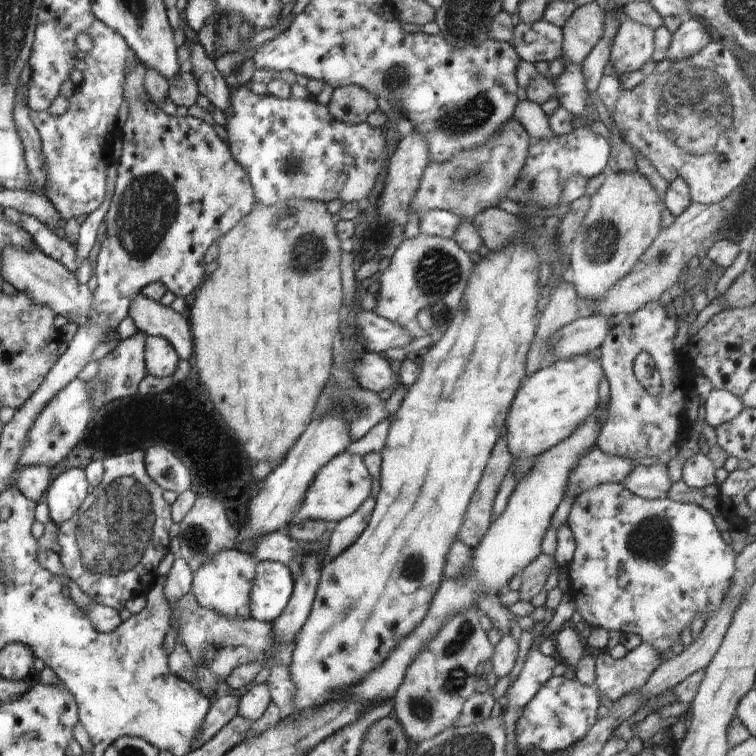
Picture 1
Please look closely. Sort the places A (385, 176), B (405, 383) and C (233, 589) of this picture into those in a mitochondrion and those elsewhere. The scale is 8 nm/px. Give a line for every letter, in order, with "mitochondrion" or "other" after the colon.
A: other
B: other
C: other

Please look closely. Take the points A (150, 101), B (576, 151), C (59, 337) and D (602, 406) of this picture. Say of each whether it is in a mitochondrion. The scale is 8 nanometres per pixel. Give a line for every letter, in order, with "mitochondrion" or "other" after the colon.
A: other
B: other
C: other
D: other

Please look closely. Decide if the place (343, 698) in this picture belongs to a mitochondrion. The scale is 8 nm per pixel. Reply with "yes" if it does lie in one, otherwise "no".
no

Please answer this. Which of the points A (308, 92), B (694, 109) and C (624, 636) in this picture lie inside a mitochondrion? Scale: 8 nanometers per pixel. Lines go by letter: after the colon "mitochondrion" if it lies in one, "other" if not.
A: other
B: mitochondrion
C: other

